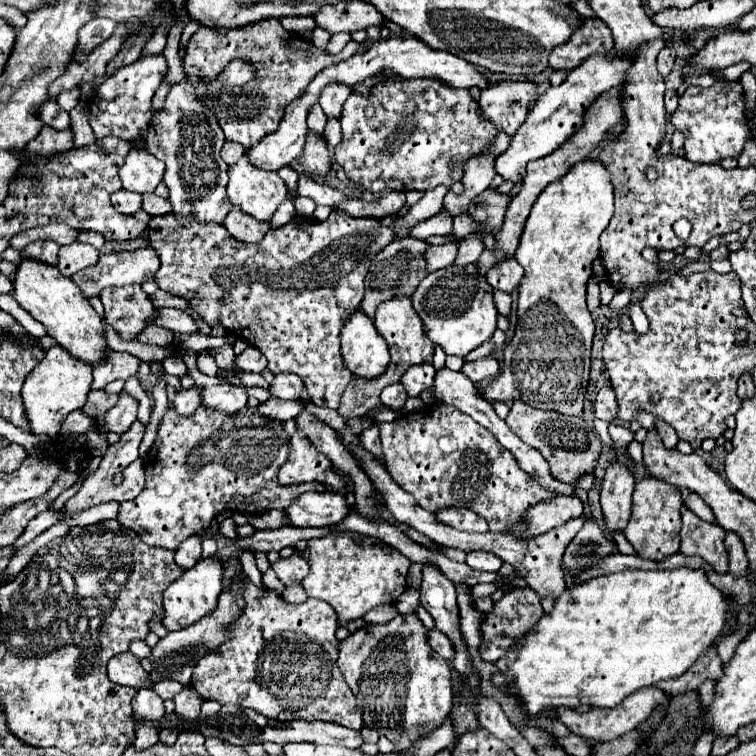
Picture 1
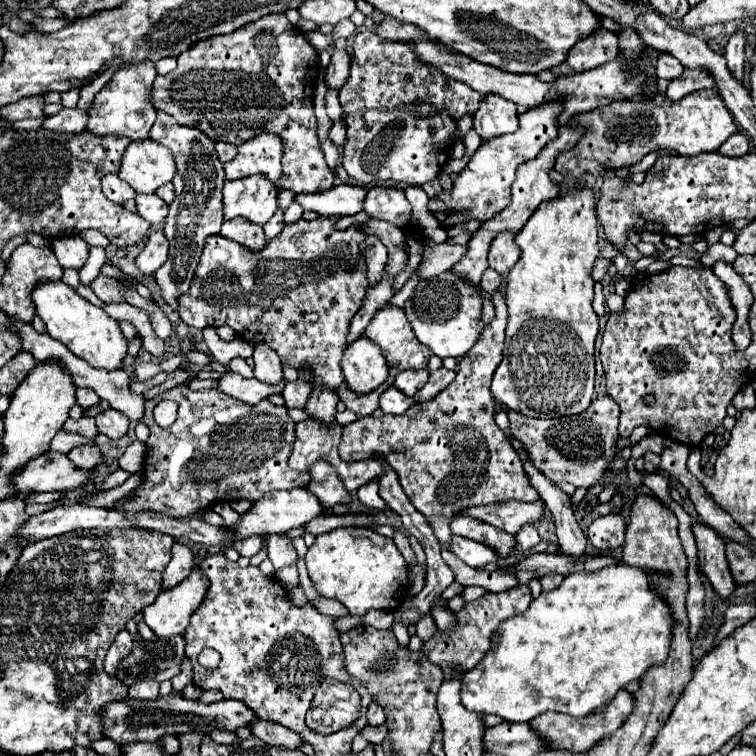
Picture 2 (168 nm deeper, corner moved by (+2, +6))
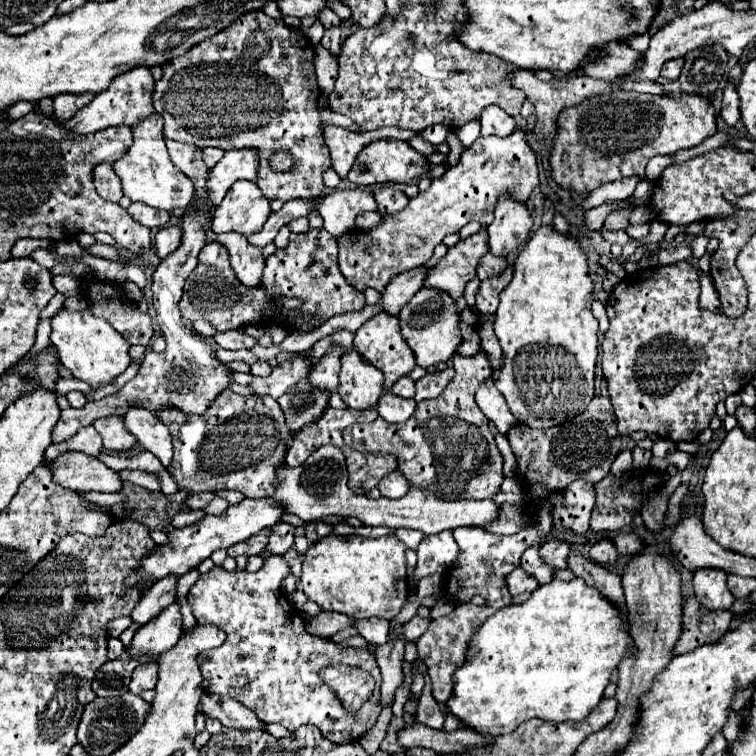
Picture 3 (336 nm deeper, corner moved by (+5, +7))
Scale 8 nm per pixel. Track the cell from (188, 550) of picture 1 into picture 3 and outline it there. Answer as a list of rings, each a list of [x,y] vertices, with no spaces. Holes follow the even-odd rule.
[[[165,576],[161,580],[157,580],[141,598],[141,602],[135,606],[135,610],[131,612],[131,618],[135,624],[147,624],[149,620],[153,620],[165,606],[173,604],[177,600],[175,596],[175,588],[177,588],[177,578],[175,576]]]

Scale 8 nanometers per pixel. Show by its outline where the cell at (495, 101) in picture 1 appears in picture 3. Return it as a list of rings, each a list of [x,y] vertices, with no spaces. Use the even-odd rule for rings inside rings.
[[[491,104],[481,112],[481,136],[509,136],[515,130],[515,120],[503,108]]]

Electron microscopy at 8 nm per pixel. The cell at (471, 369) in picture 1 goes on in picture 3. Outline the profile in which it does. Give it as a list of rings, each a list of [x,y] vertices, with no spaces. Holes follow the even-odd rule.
[[[431,372],[427,376],[423,376],[421,380],[417,380],[417,394],[415,394],[415,402],[421,402],[425,398],[437,398],[443,388],[447,386],[447,378],[441,372]]]

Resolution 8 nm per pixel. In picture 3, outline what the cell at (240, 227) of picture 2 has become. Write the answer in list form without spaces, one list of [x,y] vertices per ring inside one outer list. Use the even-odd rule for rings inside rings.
[[[237,232],[221,234],[217,236],[217,242],[229,250],[231,268],[235,270],[235,276],[245,286],[259,286],[263,276],[263,266],[265,266],[263,248],[261,250],[253,248],[247,236],[237,236]]]

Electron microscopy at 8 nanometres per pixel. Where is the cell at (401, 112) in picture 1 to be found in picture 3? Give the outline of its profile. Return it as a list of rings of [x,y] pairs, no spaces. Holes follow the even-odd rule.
[[[383,138],[367,144],[361,154],[357,154],[357,160],[353,168],[349,170],[349,180],[357,186],[369,186],[377,182],[397,182],[397,184],[409,184],[415,178],[421,178],[429,172],[429,162],[423,154],[419,154],[409,142]]]

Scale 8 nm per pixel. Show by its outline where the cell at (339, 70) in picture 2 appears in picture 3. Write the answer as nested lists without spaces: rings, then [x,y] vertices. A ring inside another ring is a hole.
[[[339,28],[325,30],[325,36],[321,40],[321,46],[327,48],[333,56],[339,56],[339,52],[341,52],[341,30]]]

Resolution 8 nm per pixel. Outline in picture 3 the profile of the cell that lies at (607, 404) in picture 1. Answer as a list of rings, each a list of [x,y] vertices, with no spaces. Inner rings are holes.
[[[593,398],[587,410],[575,420],[553,426],[549,430],[535,430],[525,424],[515,424],[507,432],[507,440],[517,456],[517,474],[525,486],[525,502],[523,504],[501,504],[499,518],[485,526],[493,534],[515,534],[525,528],[525,506],[533,506],[537,502],[547,500],[553,492],[567,488],[573,480],[587,480],[597,484],[609,474],[609,468],[617,454],[621,452],[621,436],[615,428],[615,416],[611,402],[607,398]]]

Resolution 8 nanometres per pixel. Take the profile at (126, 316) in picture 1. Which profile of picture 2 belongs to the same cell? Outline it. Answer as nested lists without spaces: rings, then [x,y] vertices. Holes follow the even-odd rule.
[[[98,275],[92,283],[90,283],[90,289],[96,293],[98,299],[102,299],[104,303],[122,303],[124,297],[124,287],[114,279],[114,277],[104,277],[104,275]]]

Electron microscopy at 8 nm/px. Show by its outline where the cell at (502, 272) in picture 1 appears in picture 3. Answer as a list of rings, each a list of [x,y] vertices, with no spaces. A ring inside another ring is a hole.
[[[503,196],[497,202],[495,220],[487,228],[489,252],[501,258],[507,258],[509,254],[517,252],[523,246],[523,240],[527,242],[531,234],[531,226],[533,220],[527,206],[511,200],[509,196]]]

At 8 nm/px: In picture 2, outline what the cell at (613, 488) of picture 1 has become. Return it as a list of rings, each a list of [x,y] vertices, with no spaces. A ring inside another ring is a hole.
[[[604,515],[588,527],[588,539],[596,549],[610,551],[624,545],[624,531],[626,523],[622,515]]]

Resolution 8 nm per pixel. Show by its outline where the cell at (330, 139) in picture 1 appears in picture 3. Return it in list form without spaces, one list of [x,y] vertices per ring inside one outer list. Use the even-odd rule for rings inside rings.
[[[321,44],[315,46],[315,74],[317,84],[323,92],[333,92],[333,84],[337,78],[337,60],[331,52],[327,52]]]

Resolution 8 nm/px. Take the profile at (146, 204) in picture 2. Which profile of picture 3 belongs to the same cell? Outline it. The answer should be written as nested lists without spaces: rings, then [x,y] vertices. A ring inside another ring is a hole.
[[[131,204],[127,210],[139,224],[157,230],[169,220],[169,212],[161,212],[159,208],[149,208],[147,204]]]

